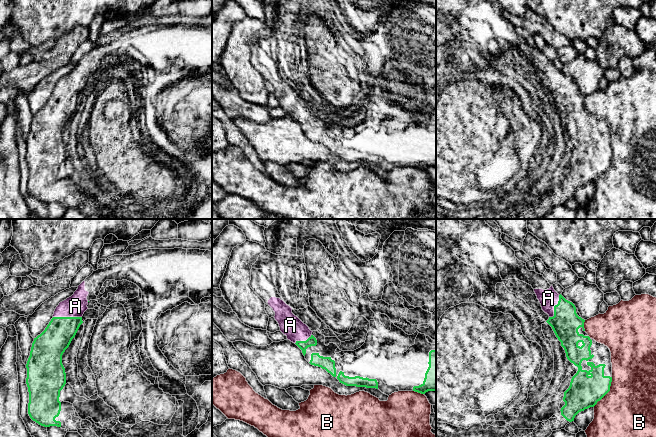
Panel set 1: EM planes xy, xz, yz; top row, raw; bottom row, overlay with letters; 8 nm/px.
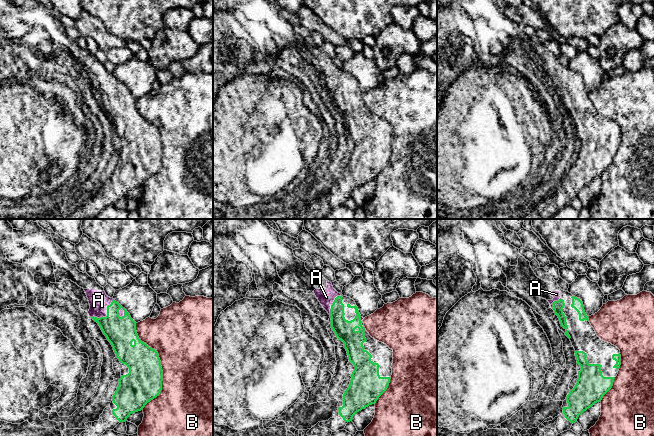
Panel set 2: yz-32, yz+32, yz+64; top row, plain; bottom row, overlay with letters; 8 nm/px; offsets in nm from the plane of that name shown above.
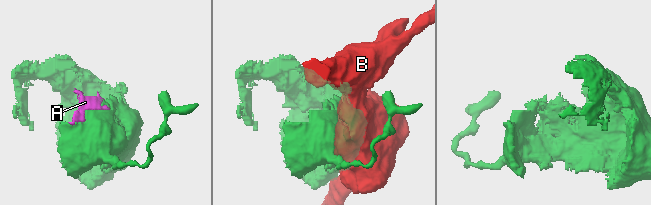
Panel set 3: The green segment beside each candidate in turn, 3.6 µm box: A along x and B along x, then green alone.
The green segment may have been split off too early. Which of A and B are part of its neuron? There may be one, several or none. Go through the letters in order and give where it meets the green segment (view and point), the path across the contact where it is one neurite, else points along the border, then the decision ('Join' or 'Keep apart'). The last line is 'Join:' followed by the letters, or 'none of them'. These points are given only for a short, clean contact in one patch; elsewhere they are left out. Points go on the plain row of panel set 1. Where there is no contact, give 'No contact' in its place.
A: Touches green at xy (67, 93). Join
B: Touches green at yz (607, 168). Keep apart
Join: A

